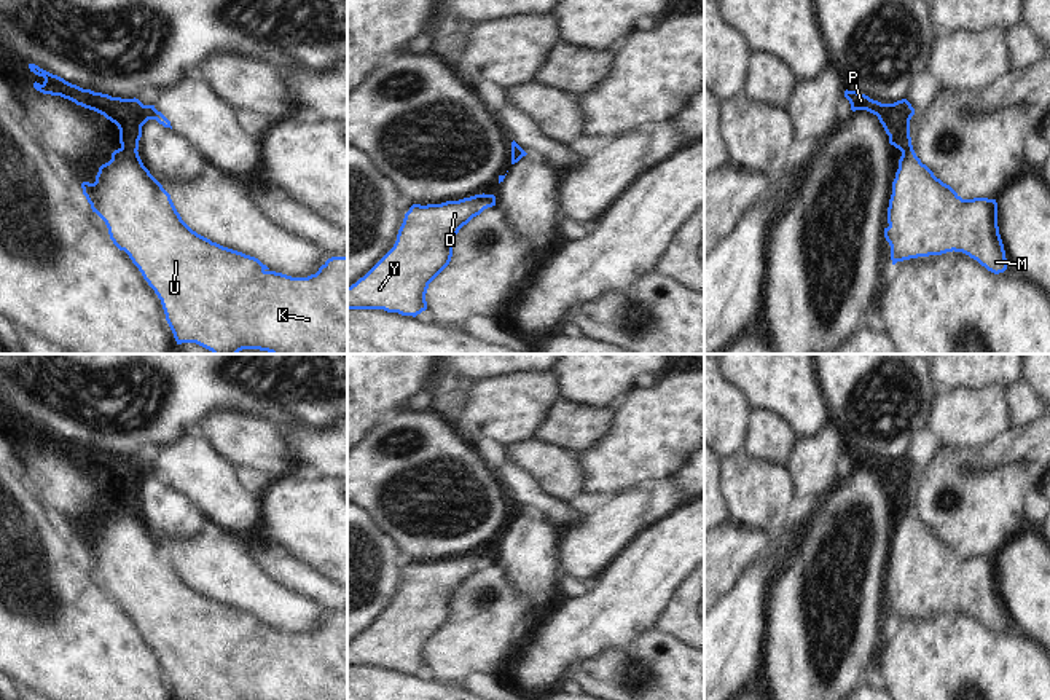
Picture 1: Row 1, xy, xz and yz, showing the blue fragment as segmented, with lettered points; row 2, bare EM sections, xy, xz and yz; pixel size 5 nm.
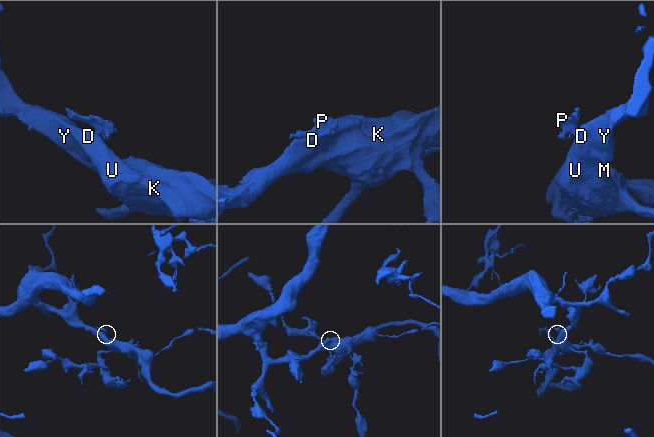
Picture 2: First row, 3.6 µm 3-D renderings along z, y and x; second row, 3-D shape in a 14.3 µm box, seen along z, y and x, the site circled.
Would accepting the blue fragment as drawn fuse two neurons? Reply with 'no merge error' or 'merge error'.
merge error

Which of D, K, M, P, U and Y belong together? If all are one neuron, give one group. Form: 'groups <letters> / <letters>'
groups D K M U Y / P

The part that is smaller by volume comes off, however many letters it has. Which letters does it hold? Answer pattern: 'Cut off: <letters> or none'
Cut off: P.

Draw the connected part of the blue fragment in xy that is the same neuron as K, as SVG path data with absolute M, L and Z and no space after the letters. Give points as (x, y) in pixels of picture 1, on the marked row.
M118 148L112 153L112 159L99 167L96 182L81 183L83 195L91 204L92 212L96 212L107 225L110 239L113 244L124 250L132 263L139 268L143 279L155 290L161 300L166 321L174 333L177 344L196 343L214 354L237 354L242 349L260 349L271 354L347 354L347 257L331 257L328 258L315 274L308 277L292 277L282 273L271 271L258 258L245 255L242 252L223 247L210 239L193 231L177 212L170 195L163 188L163 185L150 174L143 166L139 151L127 151L126 148Z

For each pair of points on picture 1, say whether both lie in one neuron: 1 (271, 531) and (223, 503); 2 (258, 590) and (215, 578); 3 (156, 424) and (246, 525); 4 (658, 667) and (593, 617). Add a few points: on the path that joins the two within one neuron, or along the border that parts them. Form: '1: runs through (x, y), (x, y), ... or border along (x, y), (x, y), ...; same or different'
1: border along (262, 496), (263, 526), (257, 534); different
2: runs through (247, 585), (235, 578), (227, 578); same
3: border along (199, 429), (190, 429), (179, 440), (160, 448); different
4: border along (655, 625), (634, 641), (611, 646), (593, 659); different

